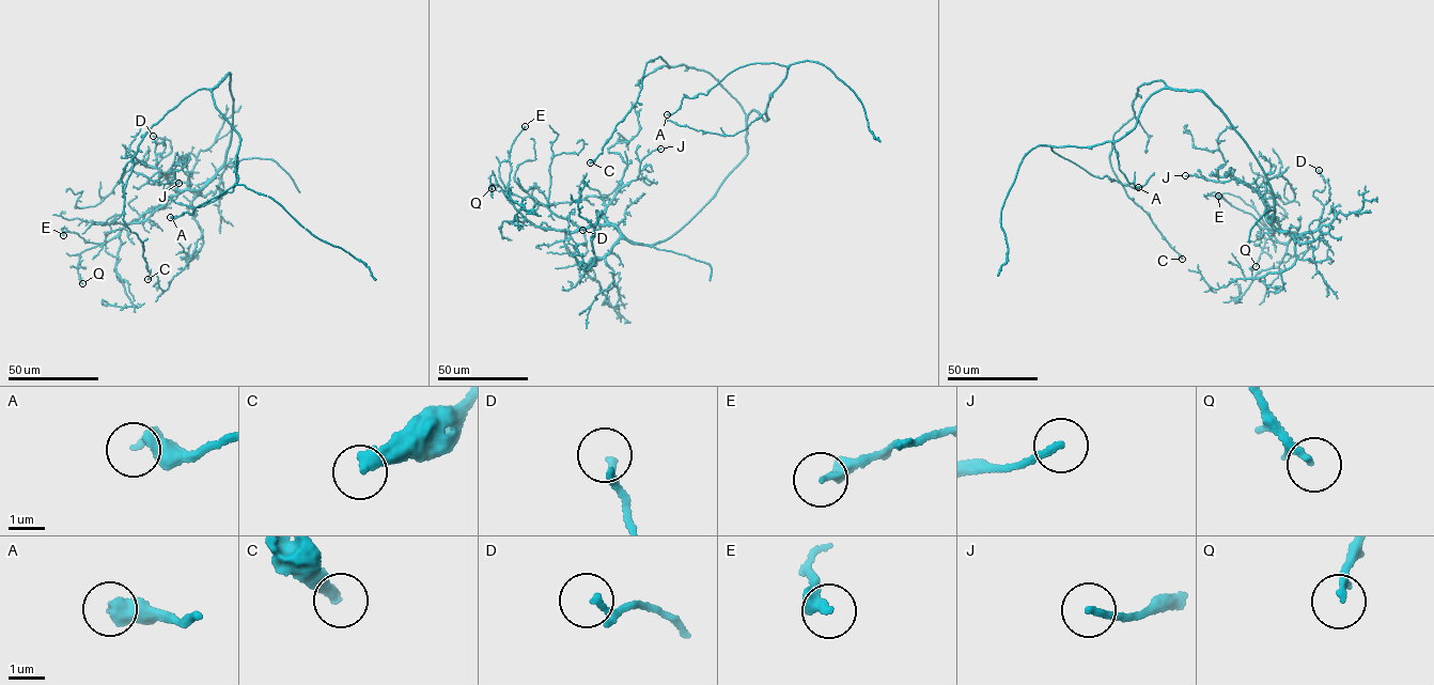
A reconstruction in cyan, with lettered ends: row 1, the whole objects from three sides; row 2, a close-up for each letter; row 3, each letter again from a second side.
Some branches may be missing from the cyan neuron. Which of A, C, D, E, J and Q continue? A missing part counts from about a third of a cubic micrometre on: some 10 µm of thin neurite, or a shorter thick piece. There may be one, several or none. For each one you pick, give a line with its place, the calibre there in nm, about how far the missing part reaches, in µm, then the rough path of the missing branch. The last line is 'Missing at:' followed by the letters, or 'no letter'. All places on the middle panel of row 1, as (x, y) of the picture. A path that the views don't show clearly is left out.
Missing at: no letter

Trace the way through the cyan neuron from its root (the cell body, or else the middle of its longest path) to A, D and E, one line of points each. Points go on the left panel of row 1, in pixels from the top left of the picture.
A: (230, 83), (230, 73), (211, 91), (218, 109), (237, 133), (236, 182), (191, 214), (170, 217)
D: (230, 83), (233, 122), (225, 161), (199, 193), (157, 168), (171, 146), (153, 136)
E: (230, 83), (230, 145), (216, 176), (201, 188), (173, 195), (107, 242), (88, 242), (62, 229), (63, 235)

